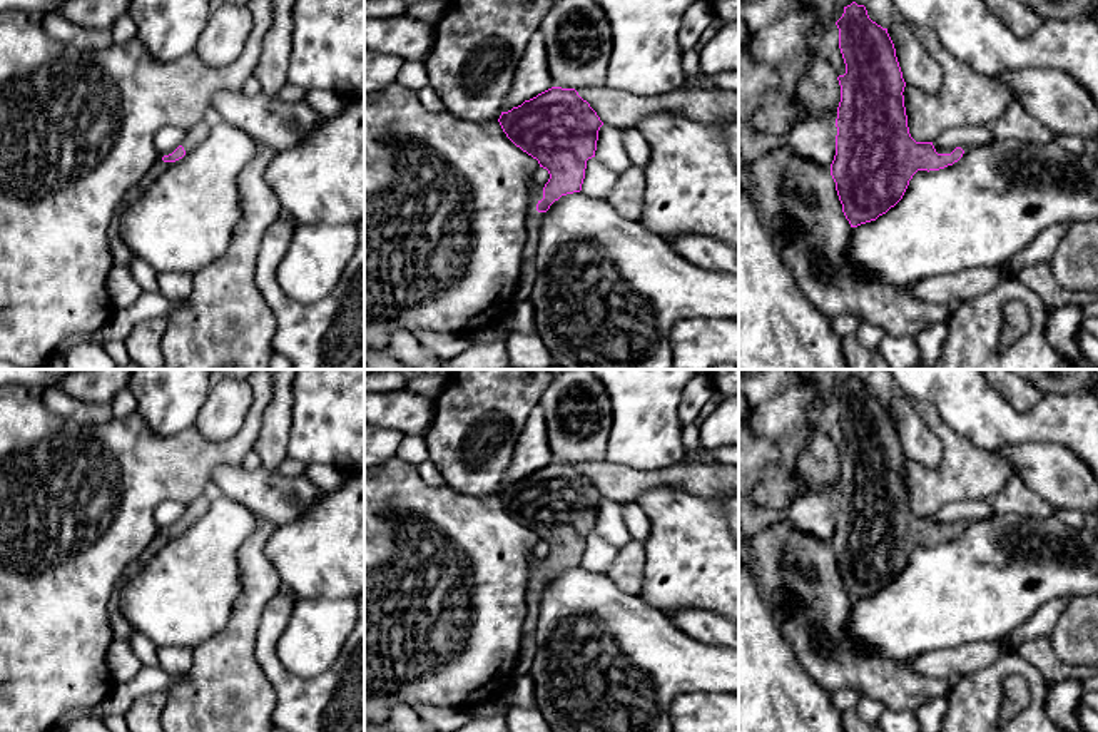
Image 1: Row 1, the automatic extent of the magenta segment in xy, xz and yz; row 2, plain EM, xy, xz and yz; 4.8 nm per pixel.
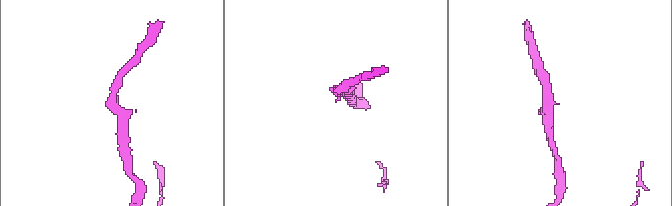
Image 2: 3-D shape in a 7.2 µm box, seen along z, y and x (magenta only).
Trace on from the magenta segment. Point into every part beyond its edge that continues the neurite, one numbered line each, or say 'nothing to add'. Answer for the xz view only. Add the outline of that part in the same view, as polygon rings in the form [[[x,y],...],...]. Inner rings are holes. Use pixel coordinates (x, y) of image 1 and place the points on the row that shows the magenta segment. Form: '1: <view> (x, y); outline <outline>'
1: xz (533, 219); outline [[[533,177],[528,179],[528,194],[530,202],[525,217],[526,244],[523,247],[521,272],[516,282],[515,301],[530,301],[533,284],[538,276],[536,251],[540,242],[540,227],[545,212],[536,211],[536,204],[543,199],[543,187],[538,187]]]

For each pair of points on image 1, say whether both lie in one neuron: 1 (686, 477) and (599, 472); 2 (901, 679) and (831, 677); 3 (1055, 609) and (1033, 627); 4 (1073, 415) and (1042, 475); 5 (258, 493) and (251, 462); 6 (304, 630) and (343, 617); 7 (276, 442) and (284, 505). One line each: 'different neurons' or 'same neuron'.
1: same neuron
2: same neuron
3: same neuron
4: different neurons
5: different neurons
6: same neuron
7: different neurons

